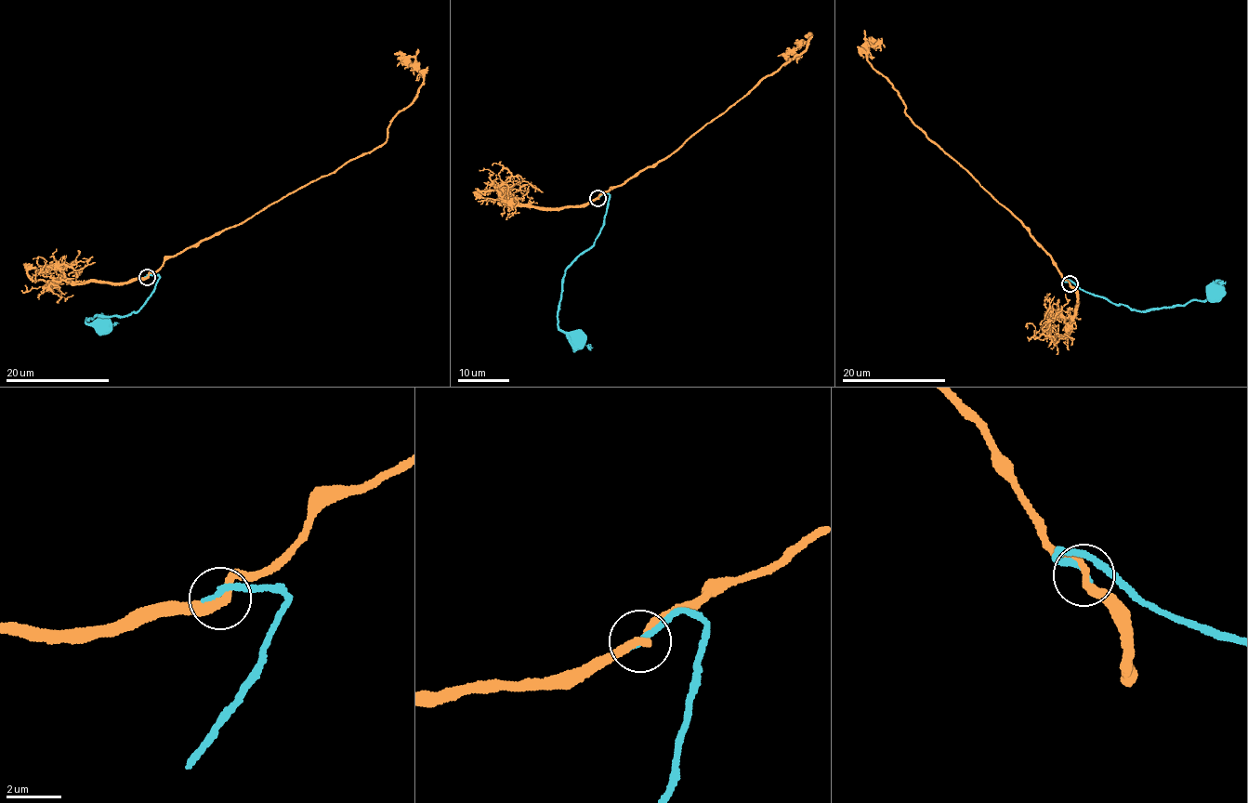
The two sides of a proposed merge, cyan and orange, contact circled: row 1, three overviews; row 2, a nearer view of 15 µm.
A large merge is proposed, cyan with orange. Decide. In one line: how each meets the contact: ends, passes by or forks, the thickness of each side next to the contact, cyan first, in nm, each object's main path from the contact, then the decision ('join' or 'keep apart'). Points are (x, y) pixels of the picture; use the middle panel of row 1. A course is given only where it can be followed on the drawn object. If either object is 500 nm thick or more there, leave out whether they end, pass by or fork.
cyan ends there; orange passes by; 280 nm thick on the cyan side, 320 nm on the other; cyan runs (597, 198), (604, 192), (610, 195), (604, 226), (595, 243), (565, 271), (562, 283), (558, 327), (576, 338); orange runs (597, 198), (663, 160), (805, 50), (810, 38), (788, 56), (787, 63), (784, 65); join

